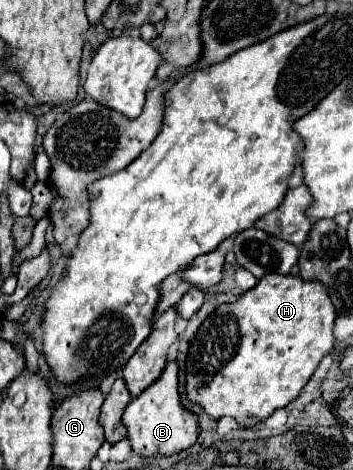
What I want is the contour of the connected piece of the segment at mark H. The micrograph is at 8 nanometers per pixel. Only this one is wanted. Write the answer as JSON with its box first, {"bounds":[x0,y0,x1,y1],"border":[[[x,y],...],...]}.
{"bounds":[186,273,336,427],"border":[[[268,273],[264,279],[260,279],[260,281],[256,283],[256,287],[252,287],[252,289],[246,291],[246,293],[242,293],[236,303],[220,305],[220,307],[202,323],[202,327],[198,329],[196,339],[192,341],[190,351],[188,351],[188,359],[186,359],[186,393],[188,393],[188,397],[190,397],[192,401],[200,403],[200,405],[204,407],[204,411],[206,411],[212,419],[220,419],[220,417],[230,415],[230,417],[234,417],[242,427],[252,425],[252,423],[256,423],[256,421],[262,421],[262,419],[270,417],[274,409],[286,407],[288,403],[292,403],[292,401],[300,395],[302,387],[310,381],[310,377],[312,377],[314,371],[318,369],[322,357],[332,351],[334,341],[336,341],[336,339],[334,339],[334,333],[332,333],[332,329],[334,329],[334,319],[336,319],[336,307],[332,305],[330,295],[326,293],[326,287],[324,287],[320,281],[302,281],[302,279],[296,277],[296,275]]]}

